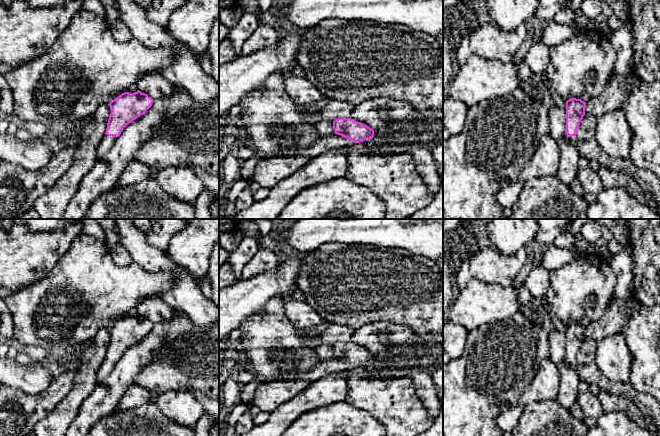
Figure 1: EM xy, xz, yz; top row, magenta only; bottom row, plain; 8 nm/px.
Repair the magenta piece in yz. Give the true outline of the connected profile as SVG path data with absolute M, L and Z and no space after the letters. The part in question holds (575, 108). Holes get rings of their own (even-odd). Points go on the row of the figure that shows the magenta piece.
M571 98L566 101L565 137L569 143L576 145L577 129L585 115L586 102Z

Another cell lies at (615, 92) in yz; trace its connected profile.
M612 75L604 92L586 102L585 113L597 119L622 107L627 96L626 77Z

